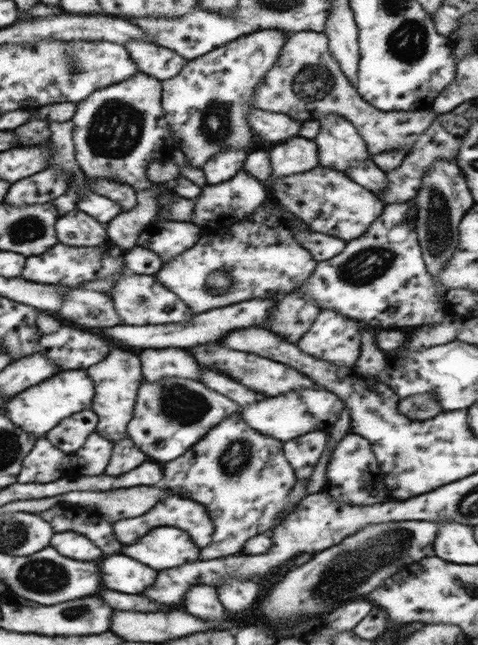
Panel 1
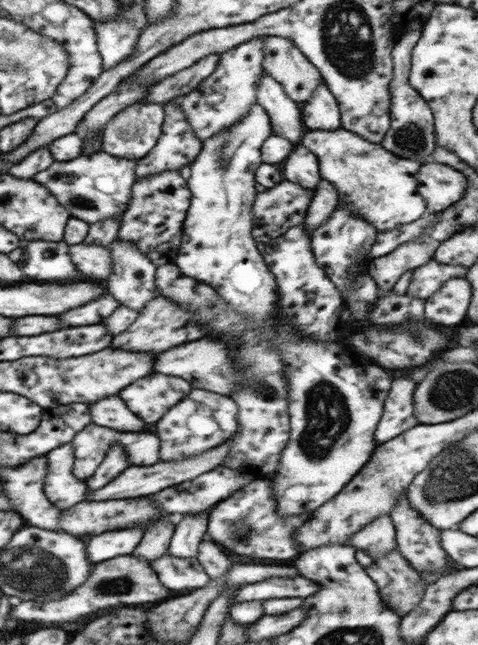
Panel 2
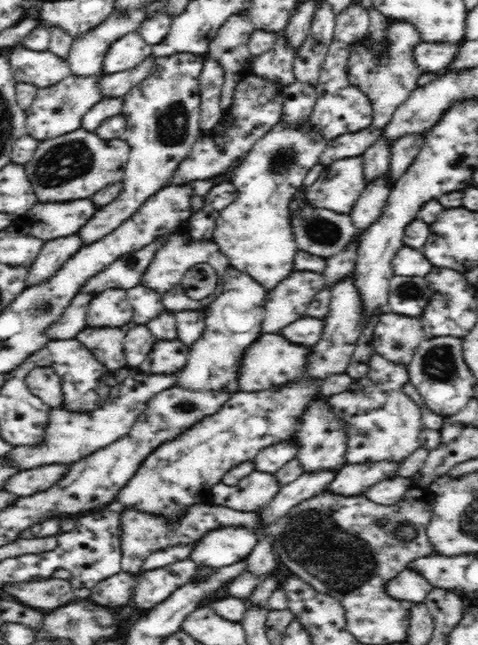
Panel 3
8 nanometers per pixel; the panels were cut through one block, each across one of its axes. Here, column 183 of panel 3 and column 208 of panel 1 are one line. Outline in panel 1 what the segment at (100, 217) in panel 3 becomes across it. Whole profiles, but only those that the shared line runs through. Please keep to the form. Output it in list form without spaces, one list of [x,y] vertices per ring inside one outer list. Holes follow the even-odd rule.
[[[267,29],[233,40],[208,55],[189,61],[180,74],[162,81],[166,120],[172,124],[174,144],[194,168],[205,166],[211,157],[228,148],[248,148],[254,131],[248,123],[254,92],[274,66],[290,32]]]

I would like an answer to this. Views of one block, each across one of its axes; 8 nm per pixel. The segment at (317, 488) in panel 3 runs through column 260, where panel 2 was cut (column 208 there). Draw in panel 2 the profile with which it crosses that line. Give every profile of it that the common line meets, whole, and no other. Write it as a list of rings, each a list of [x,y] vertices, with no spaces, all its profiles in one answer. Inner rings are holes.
[[[209,511],[186,514],[175,526],[168,552],[176,558],[196,558],[198,544],[207,536],[208,516]]]

